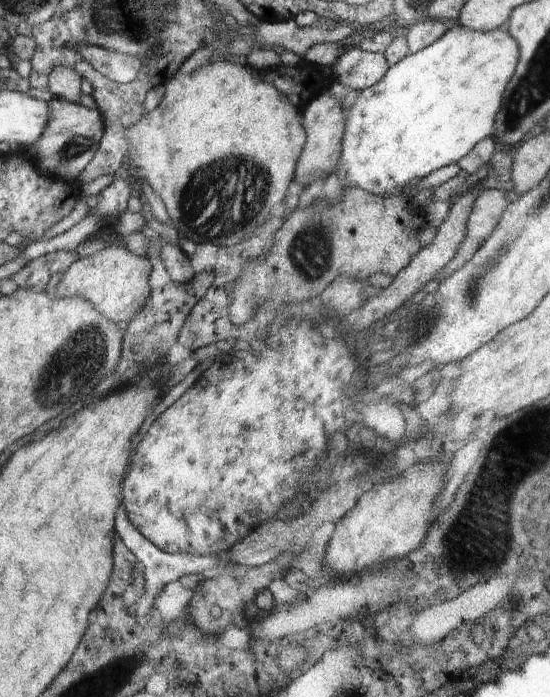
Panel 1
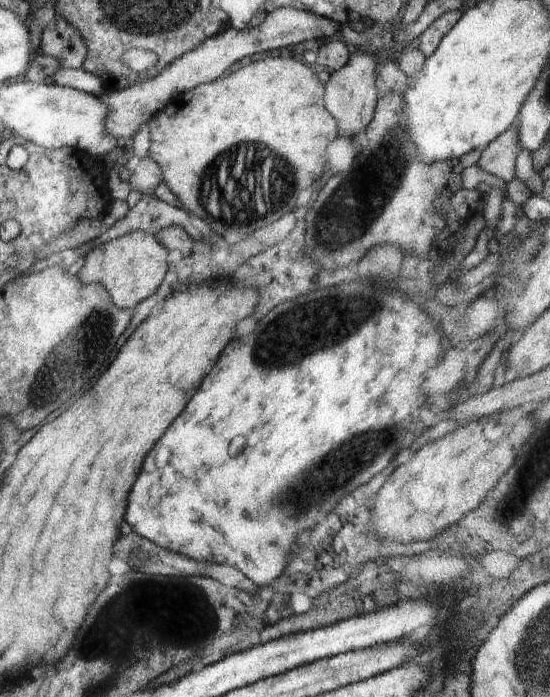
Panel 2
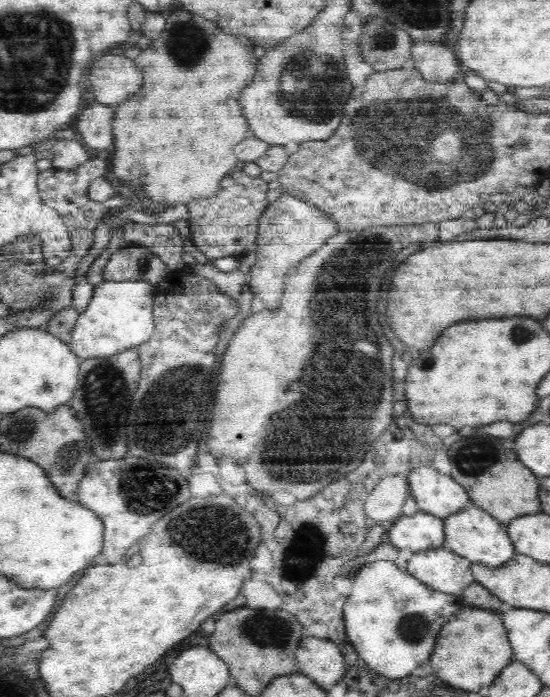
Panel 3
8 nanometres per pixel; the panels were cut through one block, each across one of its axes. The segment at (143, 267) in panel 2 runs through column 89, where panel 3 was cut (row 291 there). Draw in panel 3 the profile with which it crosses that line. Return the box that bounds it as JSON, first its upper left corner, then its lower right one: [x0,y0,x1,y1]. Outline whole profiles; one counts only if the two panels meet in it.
[247,192,338,310]

